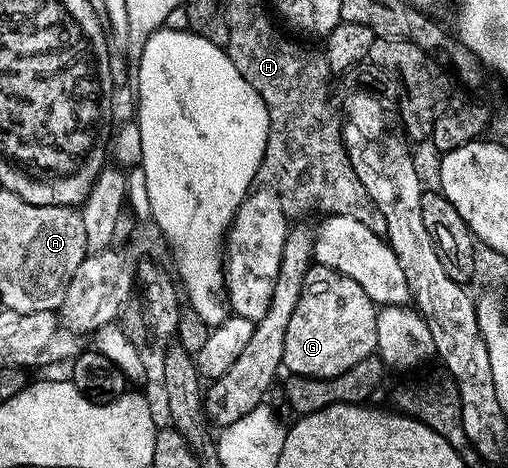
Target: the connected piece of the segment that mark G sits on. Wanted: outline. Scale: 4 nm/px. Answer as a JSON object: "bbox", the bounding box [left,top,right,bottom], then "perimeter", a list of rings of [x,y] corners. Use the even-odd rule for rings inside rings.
{"bbox":[283,265,378,377],"perimeter":[[[325,265],[309,269],[298,307],[286,327],[283,368],[297,377],[337,377],[373,356],[378,306],[354,279]]]}

